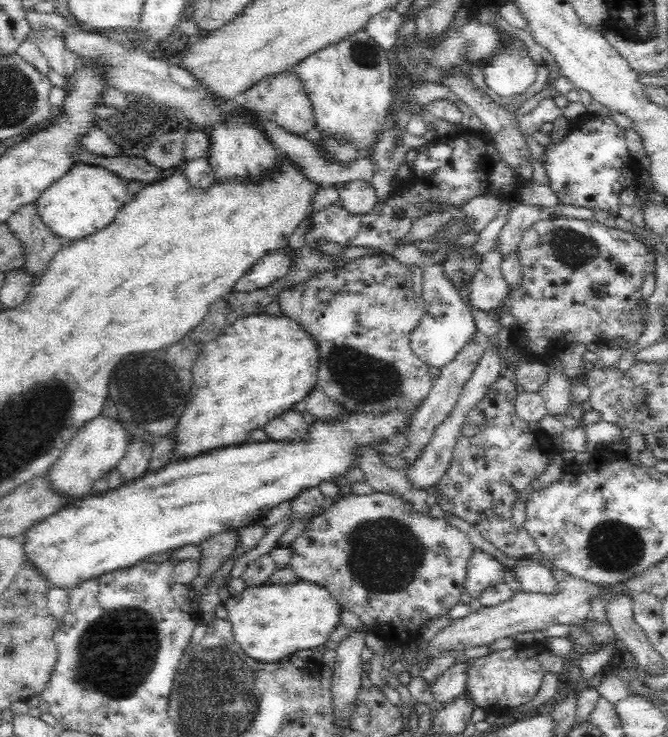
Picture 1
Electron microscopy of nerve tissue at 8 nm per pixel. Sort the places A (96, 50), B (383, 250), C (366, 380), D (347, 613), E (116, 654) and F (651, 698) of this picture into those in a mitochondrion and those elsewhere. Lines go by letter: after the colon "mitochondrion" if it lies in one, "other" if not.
A: other
B: other
C: mitochondrion
D: other
E: mitochondrion
F: other

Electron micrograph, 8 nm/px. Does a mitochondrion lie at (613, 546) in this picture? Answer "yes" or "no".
yes

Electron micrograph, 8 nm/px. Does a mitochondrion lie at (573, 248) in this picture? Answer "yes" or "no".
yes

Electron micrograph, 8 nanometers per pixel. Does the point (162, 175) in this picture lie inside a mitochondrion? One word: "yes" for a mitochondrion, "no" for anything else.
no

